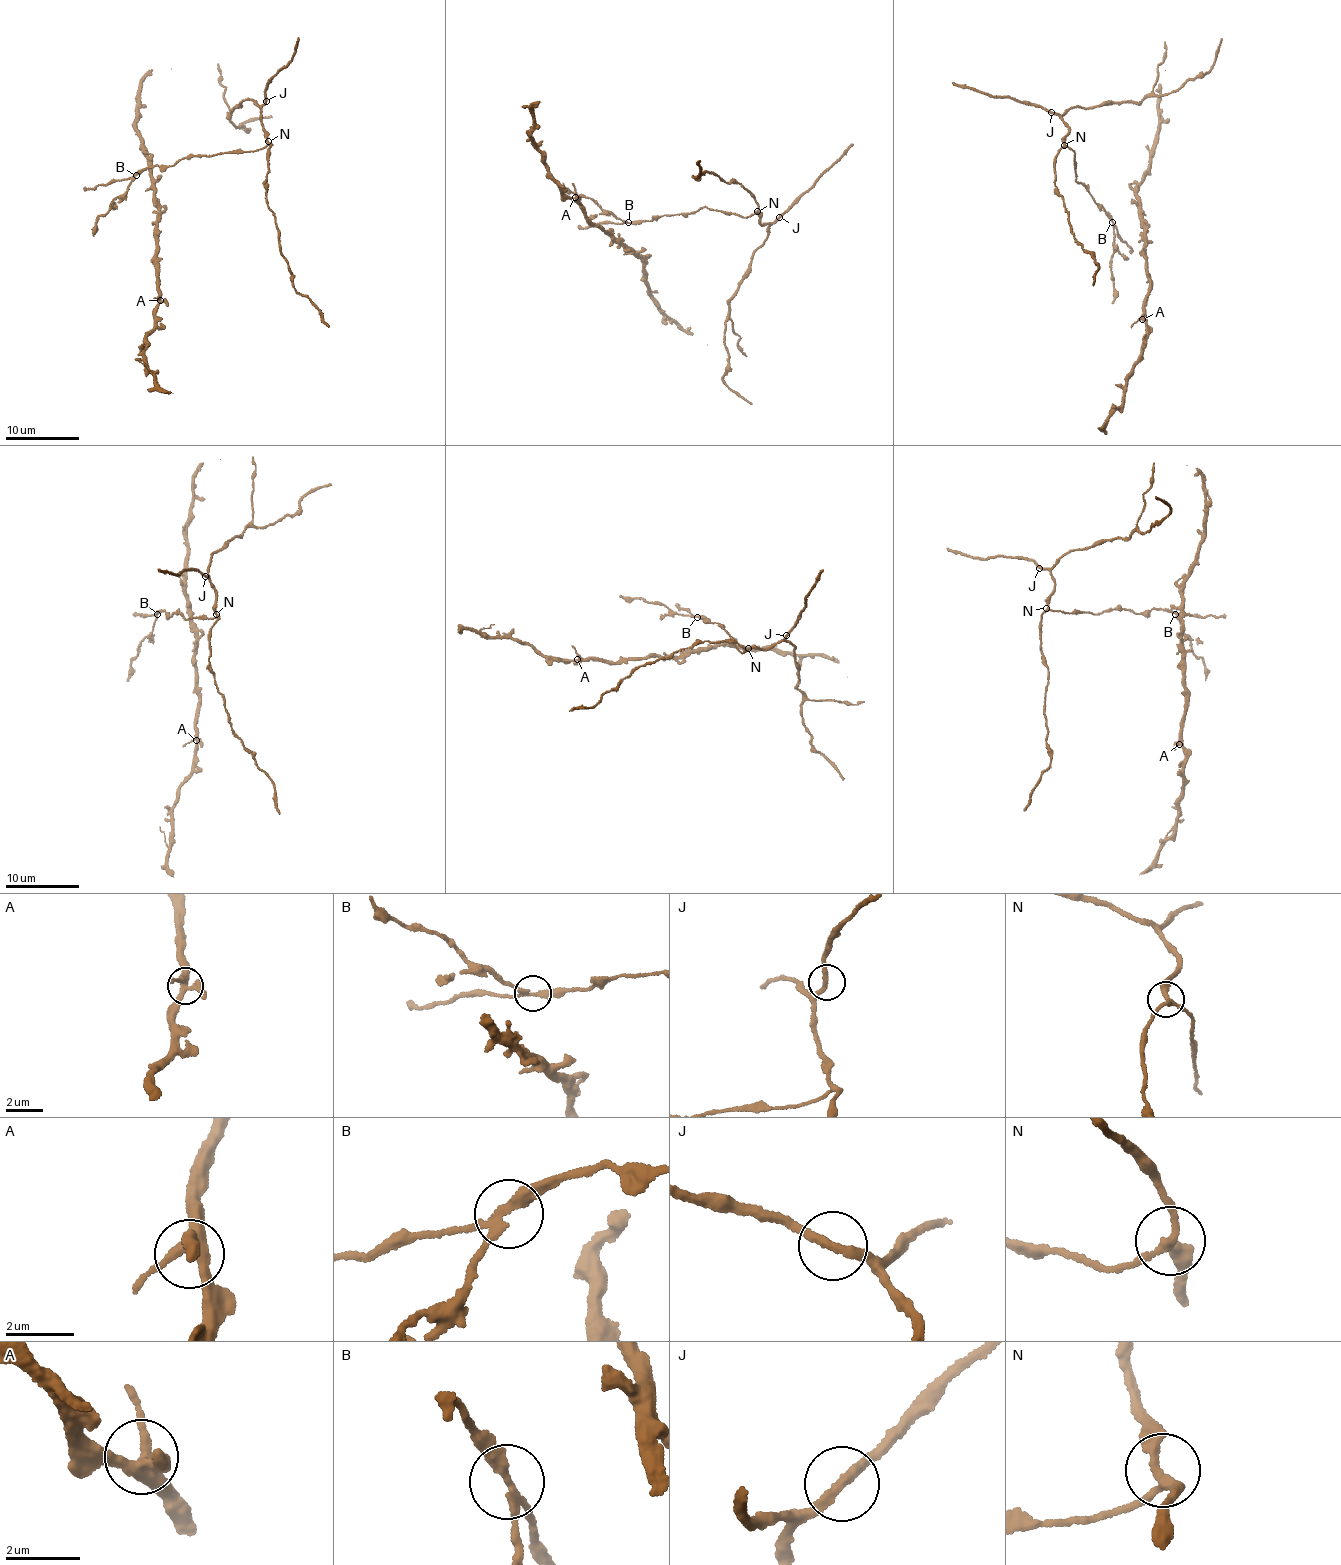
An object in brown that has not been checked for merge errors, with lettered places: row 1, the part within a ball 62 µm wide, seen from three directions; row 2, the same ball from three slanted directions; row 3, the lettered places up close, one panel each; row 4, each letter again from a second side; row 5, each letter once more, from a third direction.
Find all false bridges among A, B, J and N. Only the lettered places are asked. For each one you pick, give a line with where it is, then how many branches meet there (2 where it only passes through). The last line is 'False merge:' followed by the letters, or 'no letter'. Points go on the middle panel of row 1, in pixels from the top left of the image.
B: place (628, 222); branches 3
False merge: B

